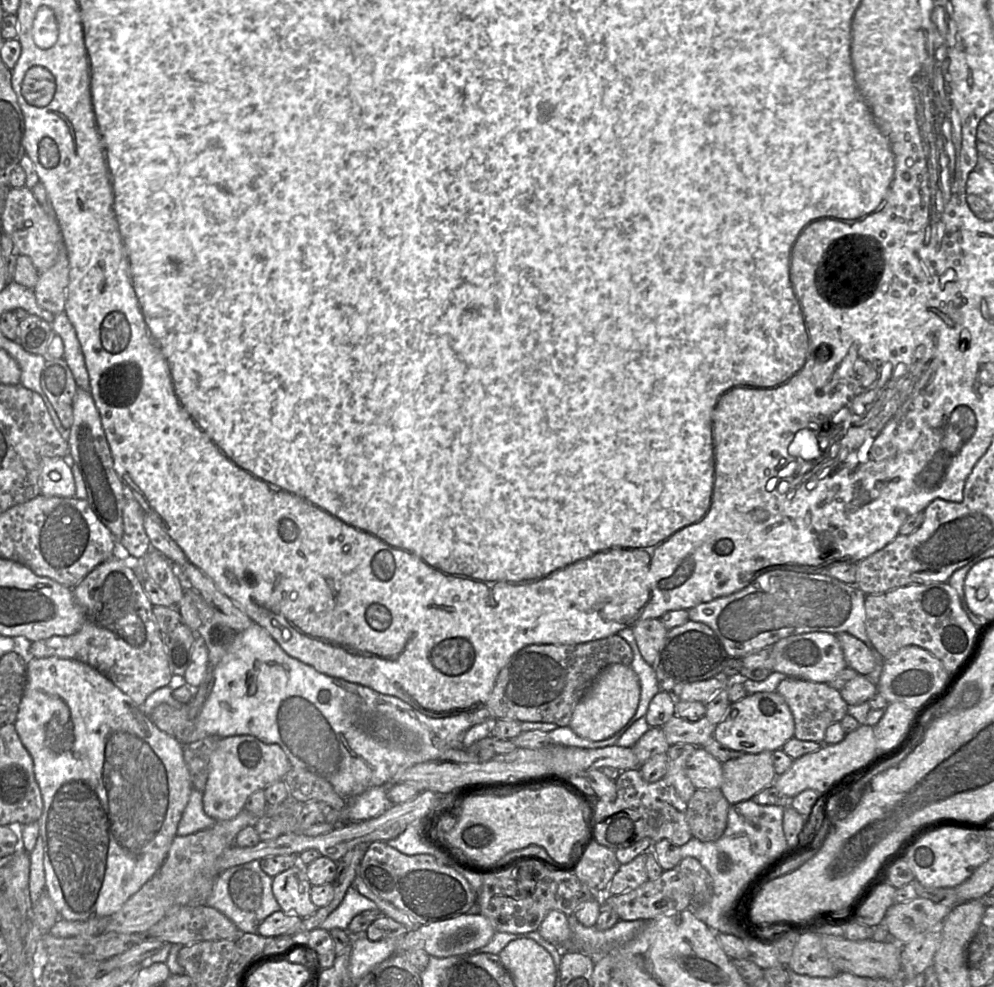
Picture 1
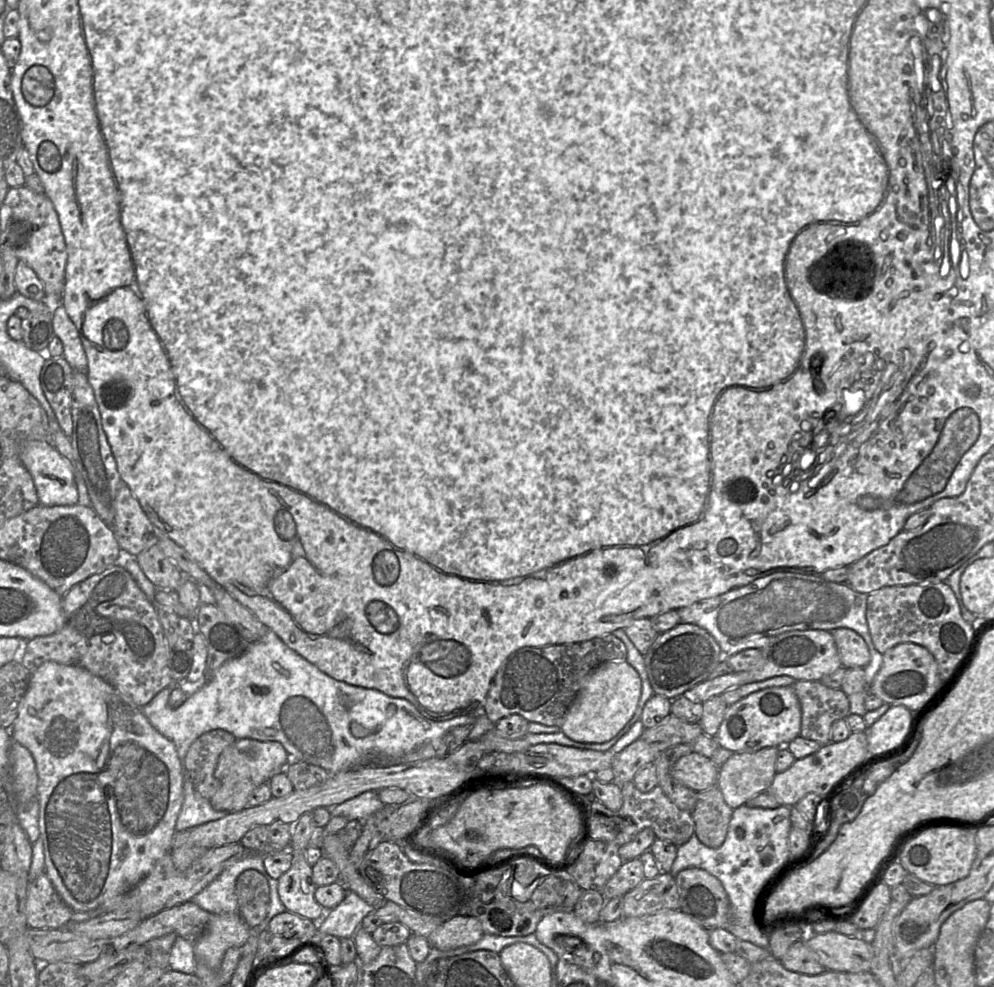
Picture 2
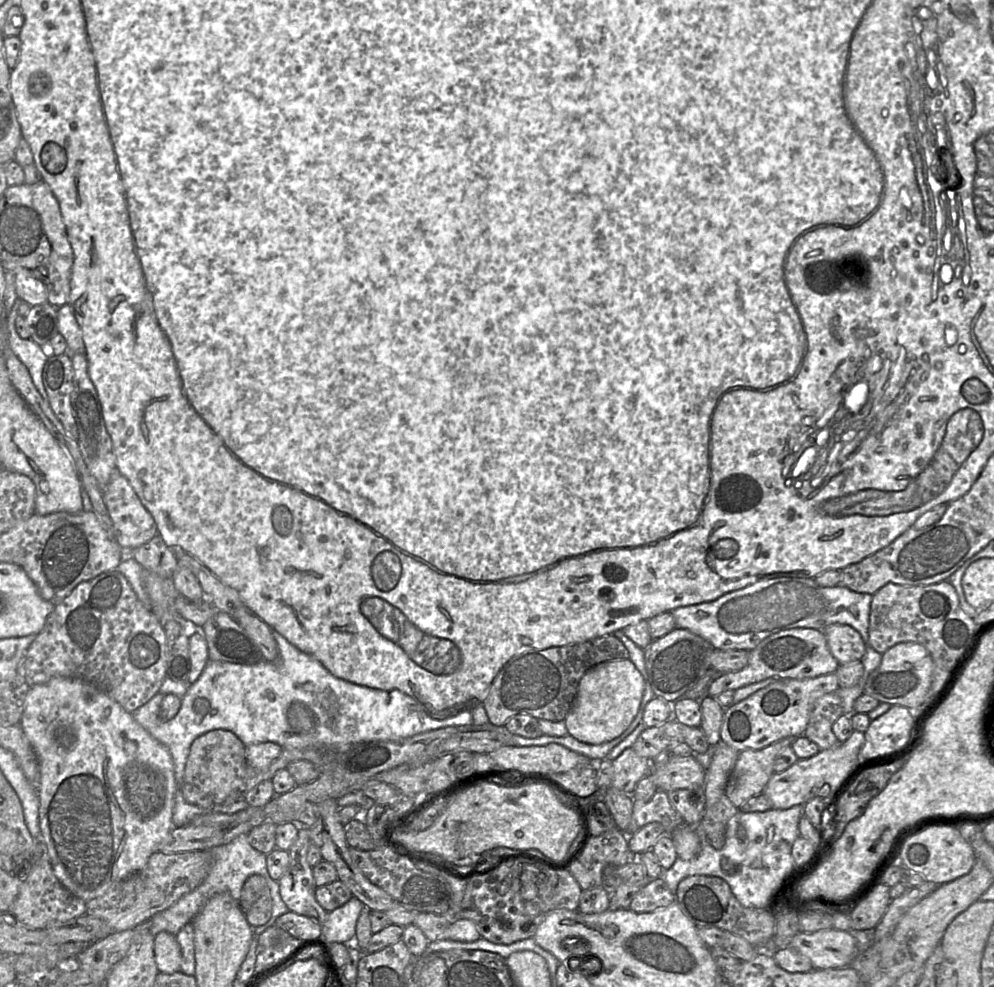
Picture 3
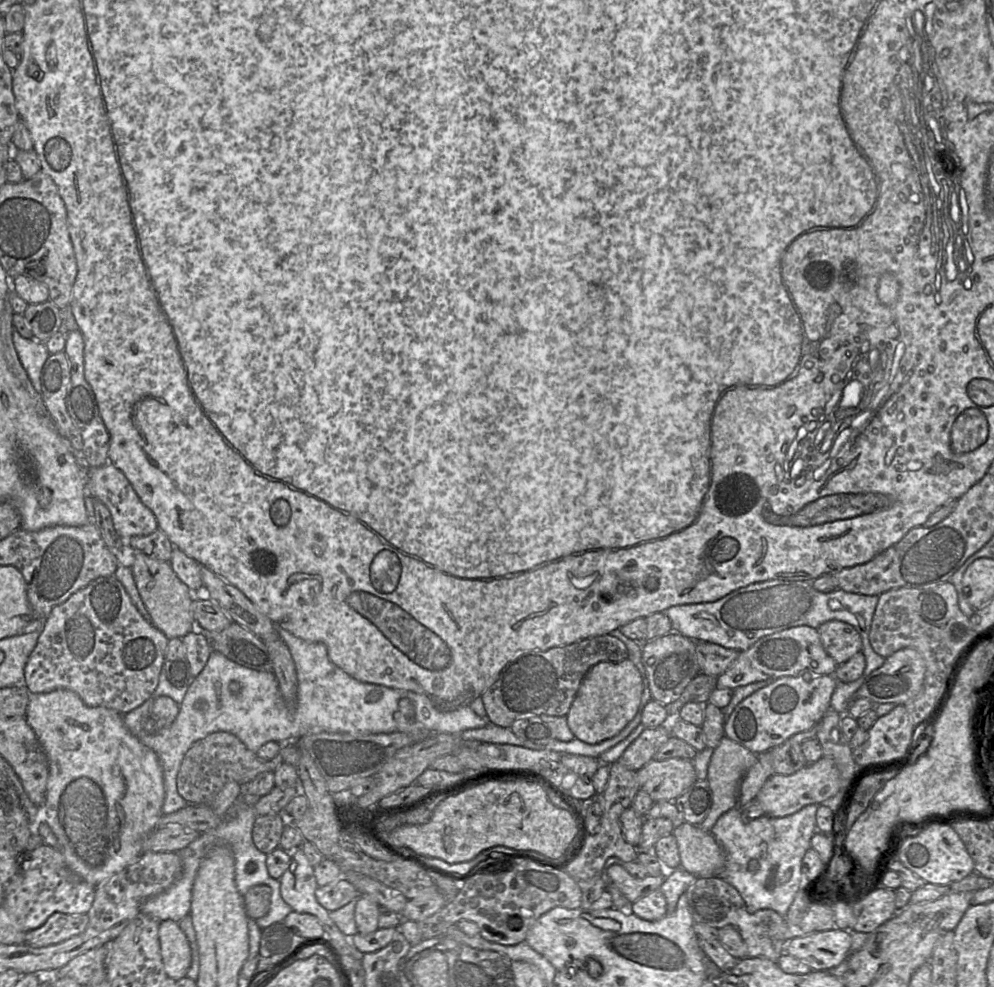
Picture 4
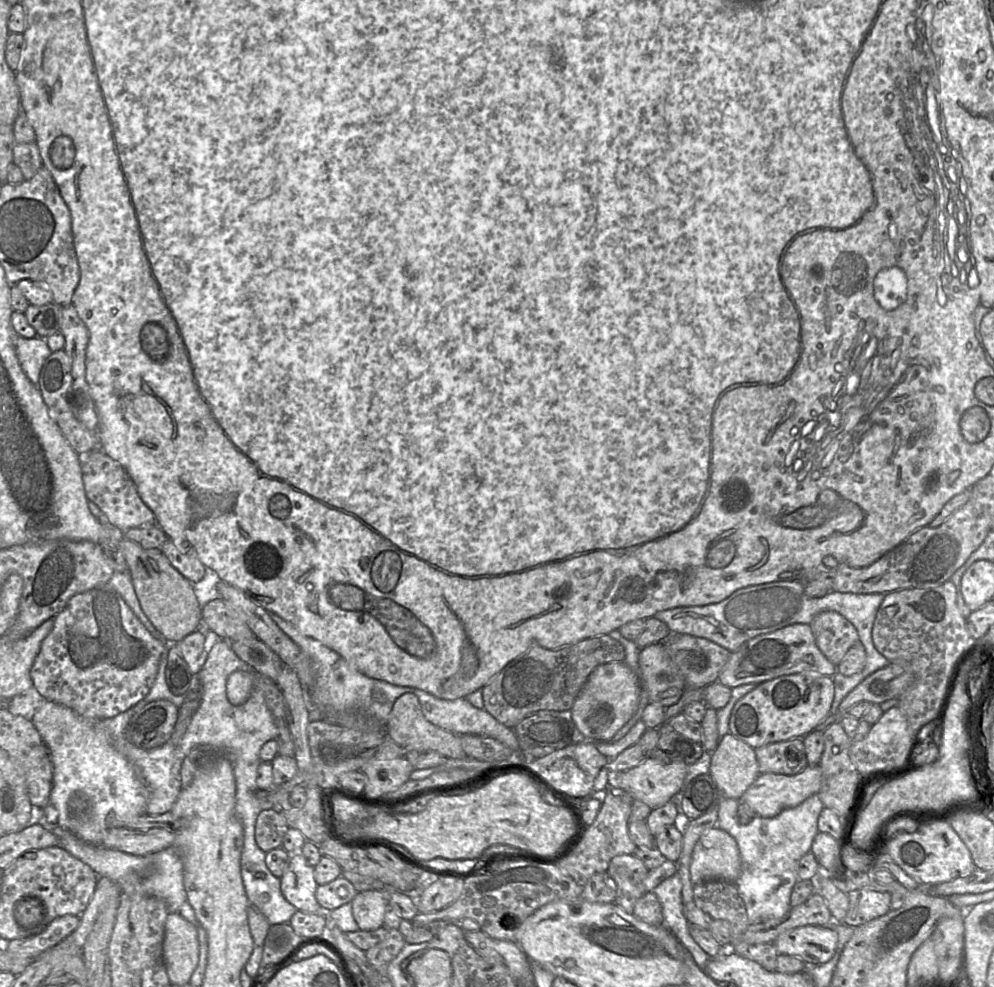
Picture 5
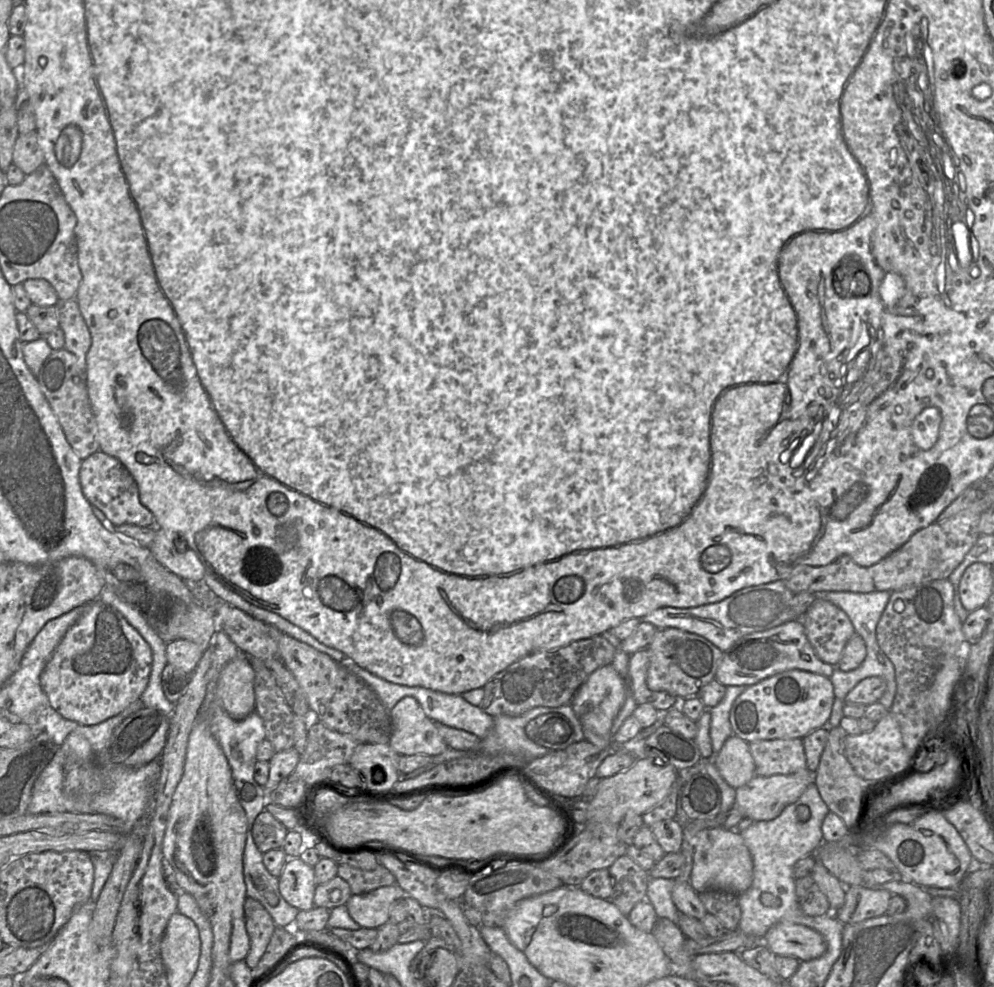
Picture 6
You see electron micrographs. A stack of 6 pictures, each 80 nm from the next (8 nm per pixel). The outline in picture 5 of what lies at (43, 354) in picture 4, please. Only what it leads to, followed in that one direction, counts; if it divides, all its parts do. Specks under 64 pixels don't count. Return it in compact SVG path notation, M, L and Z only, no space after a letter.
M16 336L14 345L22 370L28 379L38 386L42 365L52 353L46 340L41 337L23 338Z

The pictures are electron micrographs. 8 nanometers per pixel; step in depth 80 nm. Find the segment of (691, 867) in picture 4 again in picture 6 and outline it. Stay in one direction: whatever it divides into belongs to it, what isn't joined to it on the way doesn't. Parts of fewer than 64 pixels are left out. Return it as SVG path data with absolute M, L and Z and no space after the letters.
M712 827L696 836L690 884L697 893L710 889L741 894L753 883L753 860L740 832Z

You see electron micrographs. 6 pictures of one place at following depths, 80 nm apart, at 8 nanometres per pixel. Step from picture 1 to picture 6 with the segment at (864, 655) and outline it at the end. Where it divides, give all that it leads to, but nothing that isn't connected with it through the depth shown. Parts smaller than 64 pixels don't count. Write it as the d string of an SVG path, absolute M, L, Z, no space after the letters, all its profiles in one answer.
M817 599L800 620L817 657L837 667L842 651L856 633L848 615L835 604Z

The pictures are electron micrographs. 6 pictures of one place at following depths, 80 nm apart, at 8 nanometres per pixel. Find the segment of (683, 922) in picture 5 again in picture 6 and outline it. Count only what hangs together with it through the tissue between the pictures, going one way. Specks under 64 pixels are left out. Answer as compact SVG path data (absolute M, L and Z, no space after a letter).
M650 878L646 899L653 905L658 918L667 918L678 925L679 911L672 900L676 879Z

